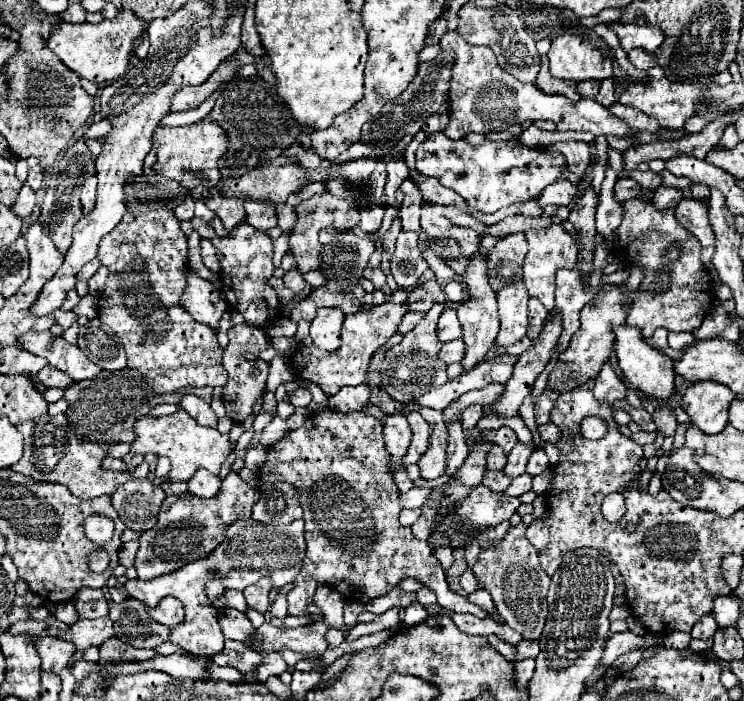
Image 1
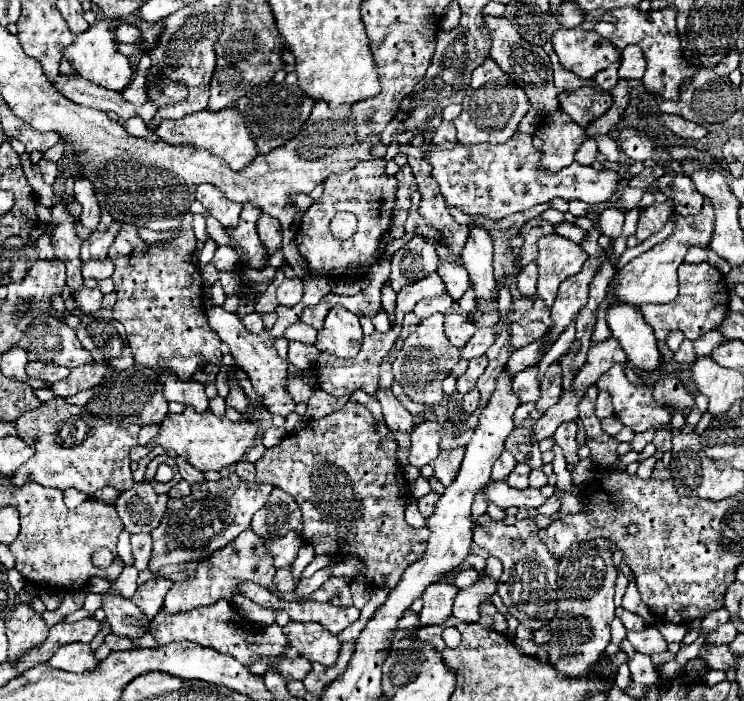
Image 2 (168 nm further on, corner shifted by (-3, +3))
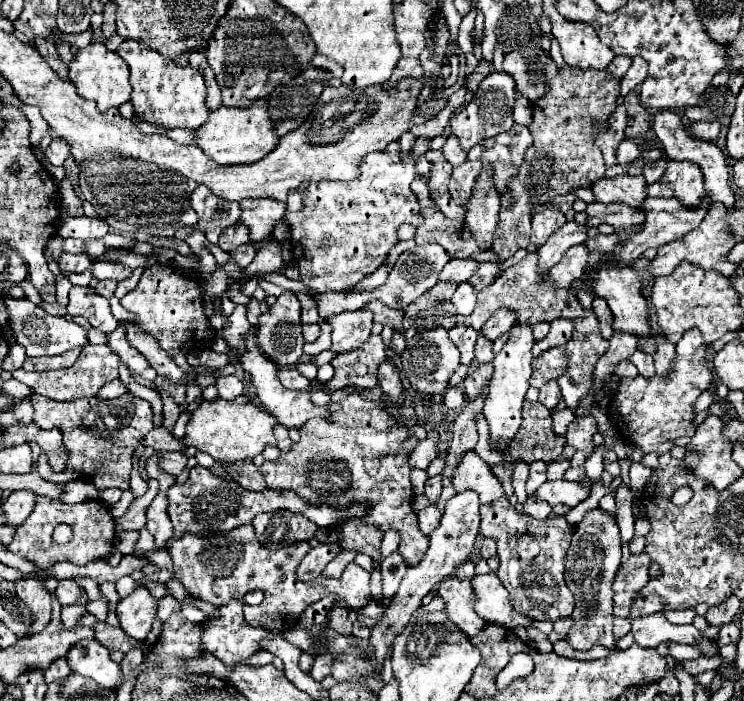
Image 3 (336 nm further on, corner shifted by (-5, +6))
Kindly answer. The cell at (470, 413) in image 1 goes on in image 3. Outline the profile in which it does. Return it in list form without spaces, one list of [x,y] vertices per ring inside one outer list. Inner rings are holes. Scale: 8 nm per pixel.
[[[484,363],[468,373],[468,377],[464,379],[464,393],[466,393],[468,401],[474,401],[482,393],[482,389],[488,385],[488,381],[492,377],[492,371],[494,371],[492,363]]]

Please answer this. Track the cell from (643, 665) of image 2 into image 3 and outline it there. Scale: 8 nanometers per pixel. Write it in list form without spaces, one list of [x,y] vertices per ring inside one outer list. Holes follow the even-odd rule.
[[[663,612],[631,619],[631,633],[638,645],[646,647],[658,647],[660,643],[688,643],[688,645],[700,645],[704,655],[716,655],[718,647],[700,635],[700,631],[694,625],[674,625],[668,623]]]

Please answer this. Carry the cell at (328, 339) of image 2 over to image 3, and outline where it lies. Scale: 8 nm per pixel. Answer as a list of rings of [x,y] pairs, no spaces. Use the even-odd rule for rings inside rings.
[[[360,309],[352,313],[340,313],[328,319],[332,325],[332,351],[346,353],[358,349],[372,333],[372,311]]]

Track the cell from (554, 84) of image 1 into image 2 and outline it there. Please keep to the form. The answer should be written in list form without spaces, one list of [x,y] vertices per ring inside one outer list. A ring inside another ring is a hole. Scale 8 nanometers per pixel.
[[[580,86],[572,92],[562,92],[558,94],[558,102],[560,102],[560,108],[574,120],[578,122],[582,128],[588,126],[588,122],[592,122],[586,112],[588,110],[594,110],[596,118],[600,118],[608,106],[612,104],[612,96],[610,94],[602,94],[602,92],[596,92],[594,88],[590,86]]]

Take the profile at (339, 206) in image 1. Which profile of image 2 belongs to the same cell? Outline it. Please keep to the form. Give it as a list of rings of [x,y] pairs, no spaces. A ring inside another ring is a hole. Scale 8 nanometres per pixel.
[[[382,158],[363,161],[357,163],[352,170],[343,174],[334,174],[324,182],[322,196],[318,200],[314,200],[312,206],[304,212],[300,230],[296,234],[298,250],[306,258],[312,274],[330,276],[332,272],[336,272],[334,268],[340,268],[336,275],[346,277],[348,270],[344,268],[348,268],[350,262],[372,264],[372,254],[376,252],[382,234],[390,228],[390,218],[392,218],[396,188],[398,188],[396,178],[388,176],[384,172],[384,168],[386,168],[386,162]],[[336,212],[352,212],[358,218],[358,230],[346,242],[334,240],[334,236],[328,230],[328,222],[330,222],[330,218],[334,218]]]

